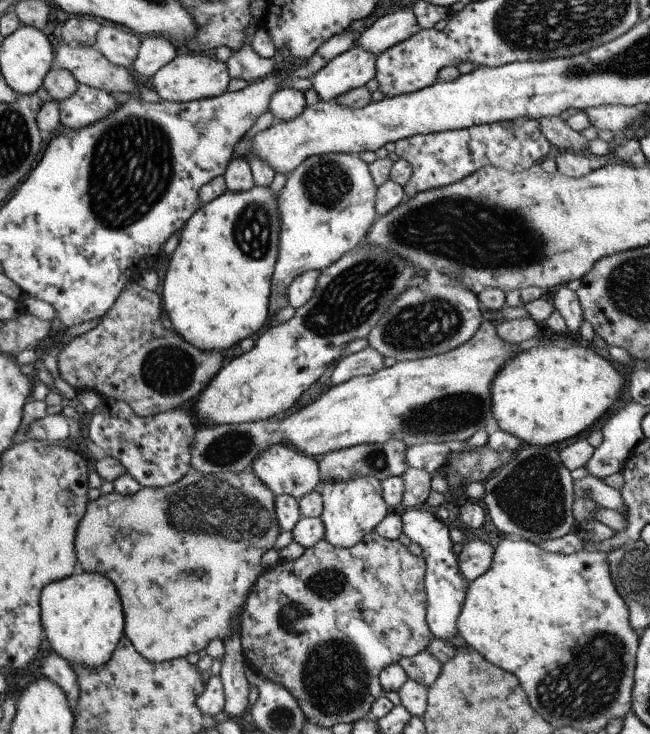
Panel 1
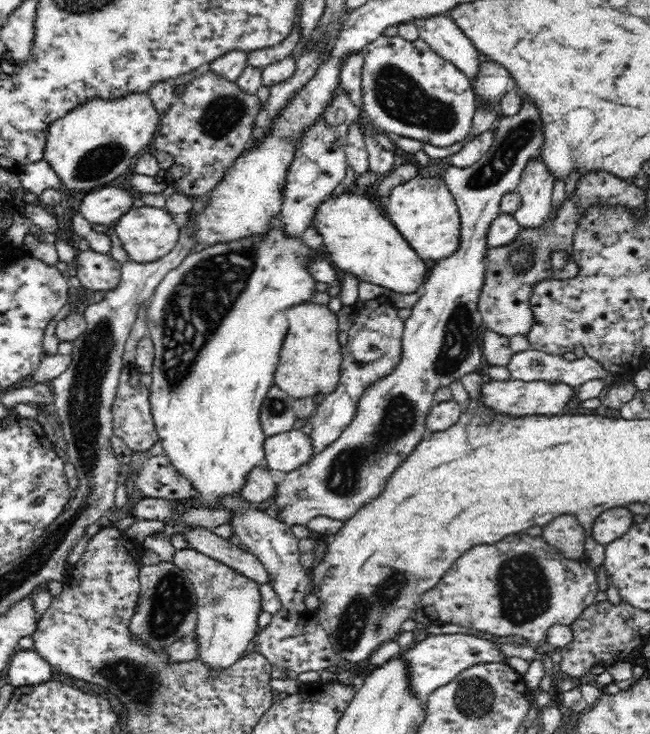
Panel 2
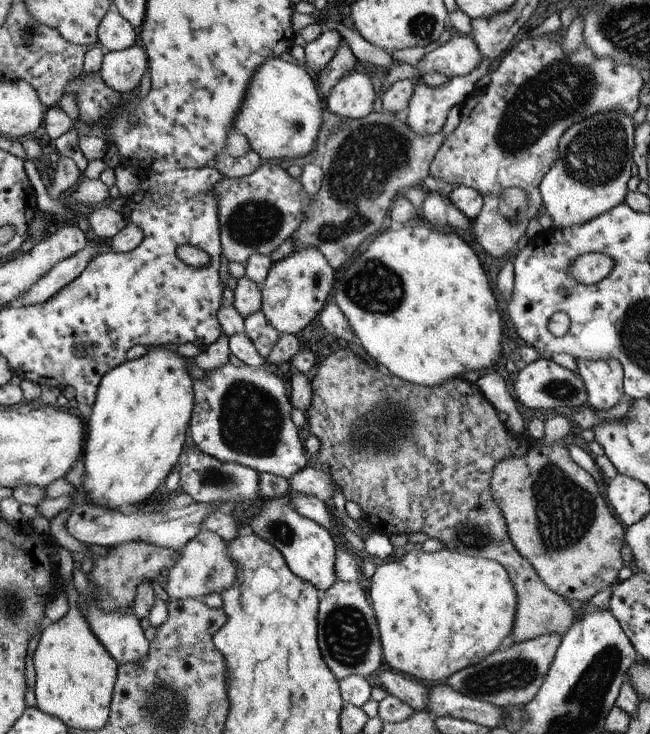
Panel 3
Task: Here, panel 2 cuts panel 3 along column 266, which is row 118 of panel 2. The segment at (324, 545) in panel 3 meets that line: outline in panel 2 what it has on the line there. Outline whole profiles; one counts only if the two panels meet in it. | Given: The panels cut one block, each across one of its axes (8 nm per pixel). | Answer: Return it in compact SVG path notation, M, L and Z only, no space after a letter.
M523 93L521 94L522 108L520 108L516 114L512 116L504 116L498 120L498 127L494 130L494 142L492 142L488 152L485 152L486 154L482 156L481 160L478 160L475 164L472 164L472 166L468 168L450 167L448 170L445 170L442 179L444 183L446 183L448 191L452 193L452 197L454 197L454 201L456 201L456 207L458 207L458 212L460 215L461 230L458 250L456 250L454 254L450 254L450 256L437 261L436 264L431 268L430 272L428 272L428 275L421 287L421 297L412 307L411 316L405 320L405 329L402 337L402 360L400 360L398 368L396 368L392 374L382 378L380 381L372 384L368 390L365 390L364 396L362 396L362 398L360 398L360 402L358 402L358 410L354 415L352 424L348 426L348 430L344 430L344 432L342 432L342 435L334 444L328 445L324 450L322 450L322 452L314 455L304 466L301 466L295 471L286 473L285 480L277 485L276 492L278 492L278 496L276 496L275 506L275 509L278 511L277 518L284 521L286 524L306 524L307 522L310 522L312 518L316 518L316 516L327 516L328 518L333 518L334 520L342 520L346 522L349 518L352 518L356 512L359 512L360 508L364 508L364 506L370 504L372 500L376 500L376 498L378 498L378 496L384 492L384 487L389 476L403 463L404 460L406 460L407 456L423 439L423 435L426 430L426 417L436 404L436 392L440 388L449 385L457 379L461 380L464 378L464 376L475 373L480 366L483 353L480 351L478 341L480 338L480 326L482 326L483 320L481 319L481 314L478 308L478 301L487 269L487 250L489 249L489 246L487 245L488 229L490 228L492 221L500 214L500 203L502 197L505 194L517 190L517 186L519 185L521 179L521 174L524 172L526 167L530 166L530 164L541 158L541 148L544 144L544 122L541 120L540 111L538 110L538 107L531 100L529 100L529 98L527 98L527 96L525 96Z

